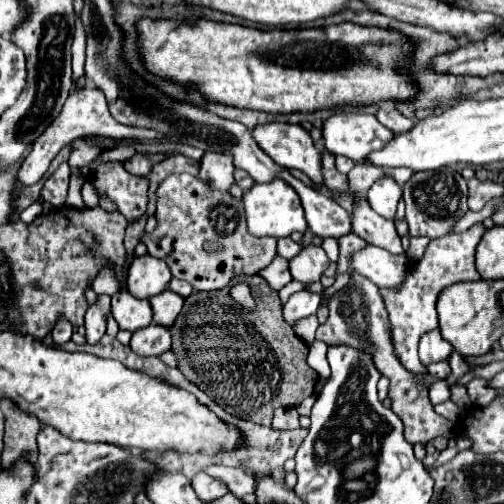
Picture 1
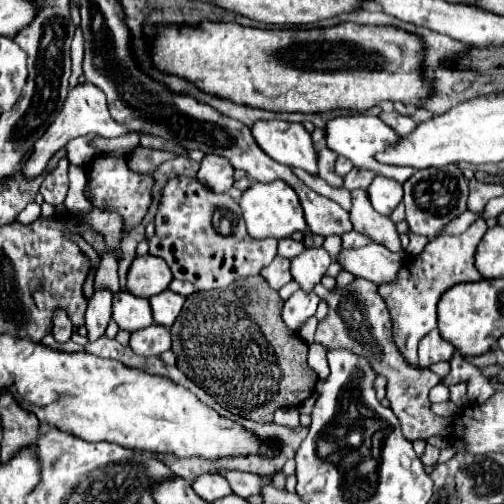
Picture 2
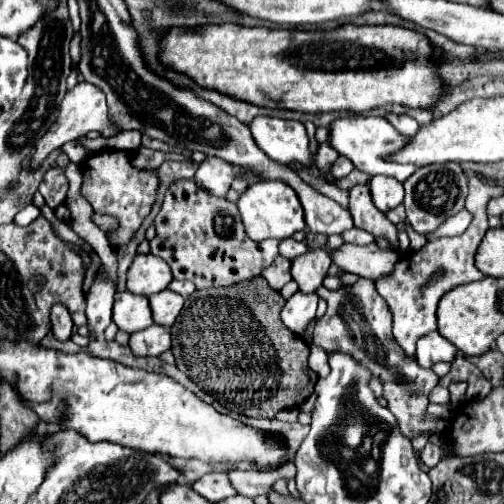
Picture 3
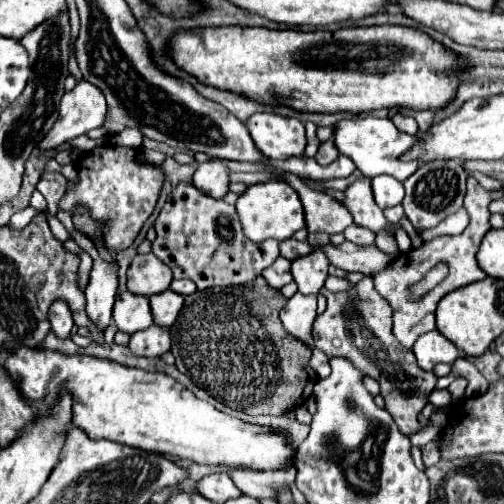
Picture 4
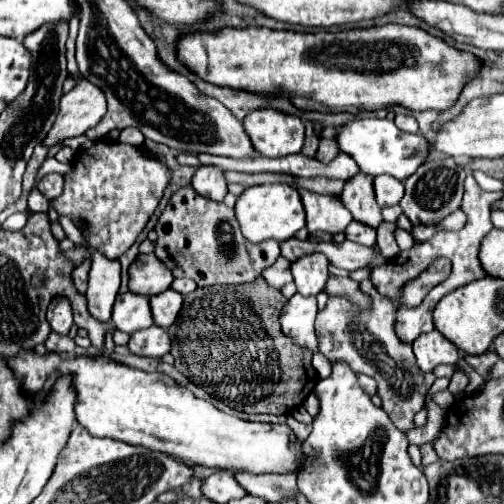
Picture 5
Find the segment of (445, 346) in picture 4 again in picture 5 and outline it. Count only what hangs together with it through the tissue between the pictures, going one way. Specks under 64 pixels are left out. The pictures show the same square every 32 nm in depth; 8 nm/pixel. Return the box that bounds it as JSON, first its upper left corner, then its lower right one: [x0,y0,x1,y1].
[412,330,460,372]

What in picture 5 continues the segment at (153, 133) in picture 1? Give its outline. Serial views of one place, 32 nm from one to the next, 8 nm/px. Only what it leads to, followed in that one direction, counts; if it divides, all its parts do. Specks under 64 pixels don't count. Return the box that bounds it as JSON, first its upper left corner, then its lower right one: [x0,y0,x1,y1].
[44,80,107,146]

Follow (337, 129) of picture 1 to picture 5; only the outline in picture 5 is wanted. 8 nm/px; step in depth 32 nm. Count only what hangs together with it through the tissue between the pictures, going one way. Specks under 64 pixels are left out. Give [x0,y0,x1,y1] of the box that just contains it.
[336,118,428,180]

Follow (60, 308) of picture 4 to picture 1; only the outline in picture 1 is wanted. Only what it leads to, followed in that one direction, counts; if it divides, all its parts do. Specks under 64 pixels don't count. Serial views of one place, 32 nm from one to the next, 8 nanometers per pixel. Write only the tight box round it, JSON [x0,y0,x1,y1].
[52,318,72,346]

